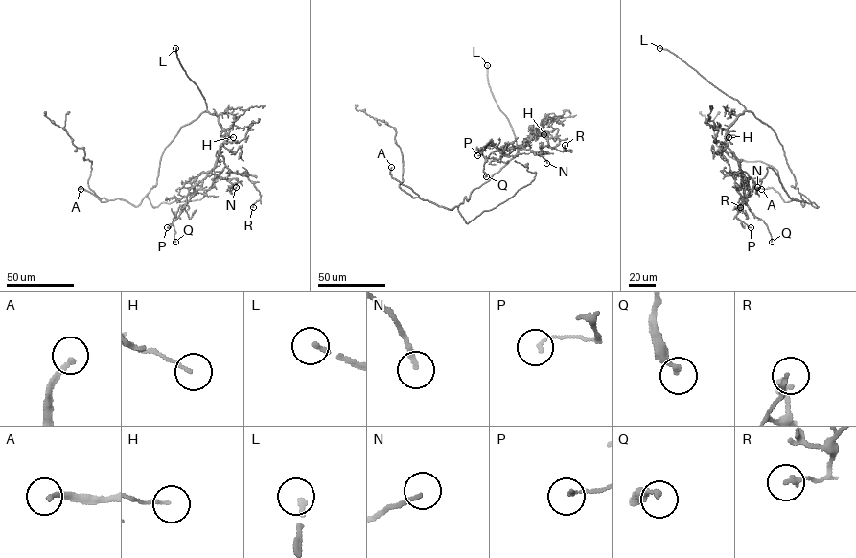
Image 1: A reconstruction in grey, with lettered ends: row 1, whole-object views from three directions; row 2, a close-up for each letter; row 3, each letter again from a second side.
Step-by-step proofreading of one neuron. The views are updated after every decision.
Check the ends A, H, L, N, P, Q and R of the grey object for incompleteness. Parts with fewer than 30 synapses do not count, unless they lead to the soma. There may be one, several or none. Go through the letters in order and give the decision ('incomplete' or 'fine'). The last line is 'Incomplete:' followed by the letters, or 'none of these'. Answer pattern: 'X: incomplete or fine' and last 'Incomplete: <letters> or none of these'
A: incomplete
H: fine
L: incomplete
N: fine
P: fine
Q: fine
R: fine
Incomplete: A, L

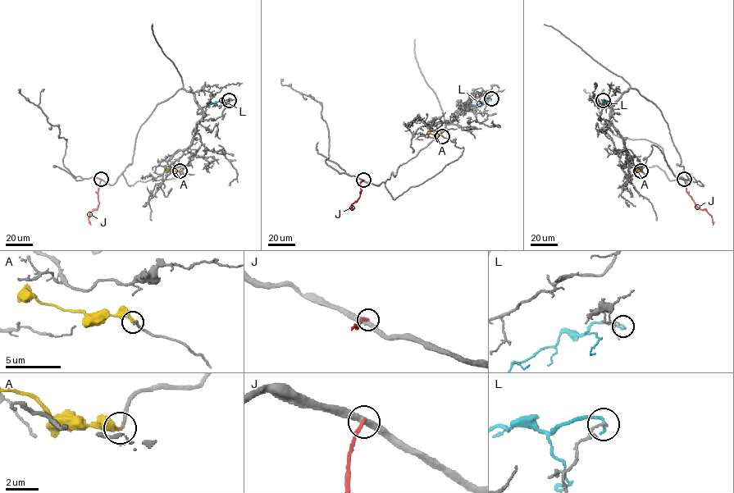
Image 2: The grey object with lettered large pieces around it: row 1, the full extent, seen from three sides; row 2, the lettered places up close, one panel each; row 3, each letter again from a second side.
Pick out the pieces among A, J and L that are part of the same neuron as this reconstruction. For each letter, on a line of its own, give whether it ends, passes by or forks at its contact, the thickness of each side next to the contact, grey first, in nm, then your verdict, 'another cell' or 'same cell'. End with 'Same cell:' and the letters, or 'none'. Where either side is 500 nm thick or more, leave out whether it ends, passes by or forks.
A: it ends there; 180 nm thick on the grey side, 300 nm on the other; same cell
J: it ends there; 360 nm thick on the grey side, 240 nm on the other; another cell
L: it ends there; 160 nm thick on the grey side, 160 nm on the other; another cell
Same cell: A

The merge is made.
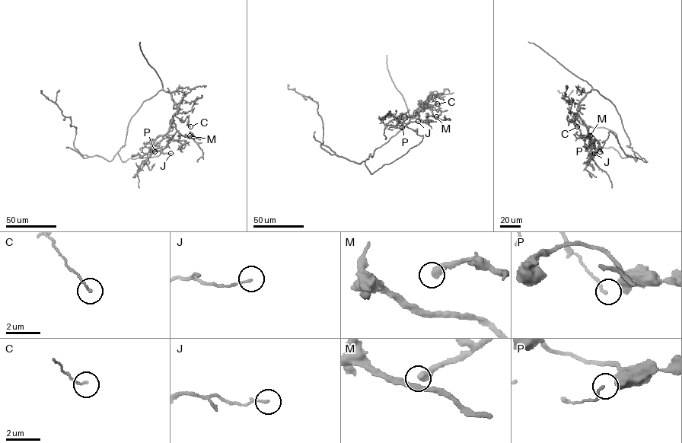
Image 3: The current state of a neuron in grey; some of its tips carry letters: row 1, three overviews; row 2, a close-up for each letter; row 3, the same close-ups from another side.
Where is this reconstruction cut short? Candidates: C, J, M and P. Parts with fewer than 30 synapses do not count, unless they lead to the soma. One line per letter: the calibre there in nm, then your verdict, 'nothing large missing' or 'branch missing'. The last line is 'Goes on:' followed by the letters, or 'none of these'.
C: 100 nm thick; nothing large missing
J: 110 nm thick; nothing large missing
M: 480 nm thick; nothing large missing
P: 110 nm thick; nothing large missing
Goes on: none of these

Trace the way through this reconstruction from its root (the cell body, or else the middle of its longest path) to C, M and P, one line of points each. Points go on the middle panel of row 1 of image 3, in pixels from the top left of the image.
C: (374, 151), (414, 116), (425, 104), (421, 103), (429, 100), (432, 94), (437, 103)
M: (374, 151), (418, 113), (425, 104), (419, 104), (420, 101), (431, 110), (439, 109), (441, 114), (436, 116)
P: (374, 151), (394, 135), (425, 104), (421, 104), (416, 114), (392, 126), (402, 127)

